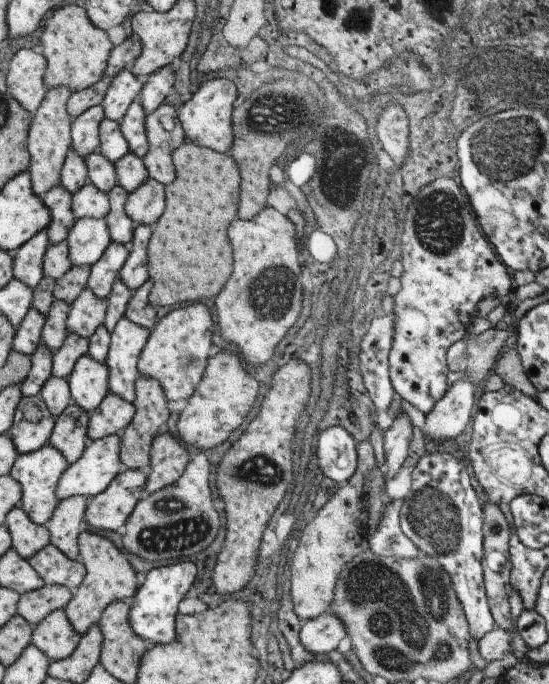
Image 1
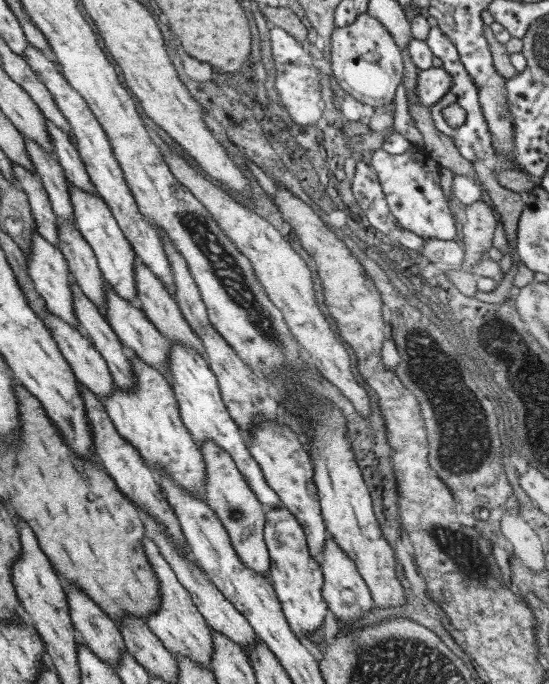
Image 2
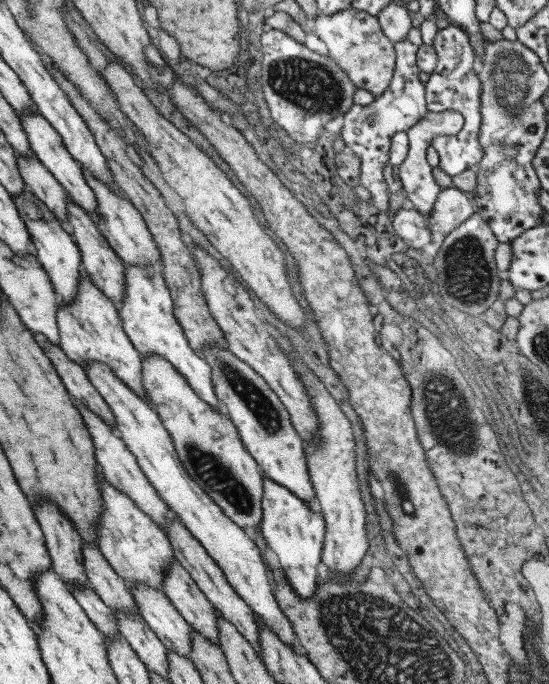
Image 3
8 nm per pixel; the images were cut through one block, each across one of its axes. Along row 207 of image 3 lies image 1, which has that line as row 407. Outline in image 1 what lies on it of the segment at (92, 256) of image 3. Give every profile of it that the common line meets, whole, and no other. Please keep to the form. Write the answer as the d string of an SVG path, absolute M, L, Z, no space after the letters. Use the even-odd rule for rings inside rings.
M71 402L63 412L55 417L48 444L61 452L68 464L77 460L88 443L88 413Z

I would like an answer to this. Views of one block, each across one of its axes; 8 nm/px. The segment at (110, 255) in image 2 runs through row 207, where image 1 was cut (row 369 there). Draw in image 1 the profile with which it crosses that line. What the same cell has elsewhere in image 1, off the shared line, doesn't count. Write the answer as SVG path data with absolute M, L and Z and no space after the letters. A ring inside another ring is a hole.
M87 354L79 356L66 378L71 401L90 414L108 393L109 370L105 362L99 364Z

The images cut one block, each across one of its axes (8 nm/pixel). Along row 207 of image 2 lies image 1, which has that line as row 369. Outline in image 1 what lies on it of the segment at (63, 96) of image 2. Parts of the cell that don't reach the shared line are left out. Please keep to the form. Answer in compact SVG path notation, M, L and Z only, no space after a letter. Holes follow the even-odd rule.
M125 317L119 318L110 332L105 357L105 365L109 370L108 393L127 402L135 400L135 383L139 376L137 359L149 333L147 328L141 328Z

